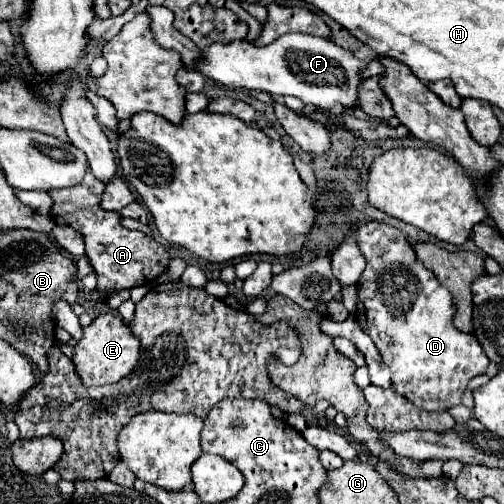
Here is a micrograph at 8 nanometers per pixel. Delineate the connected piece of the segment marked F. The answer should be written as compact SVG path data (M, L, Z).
M289 33L279 39L275 39L267 47L257 47L247 41L233 41L229 45L215 43L203 51L203 57L197 59L197 69L209 77L215 79L217 83L231 87L231 89L257 89L271 93L275 97L285 97L293 95L301 99L305 105L313 105L317 111L333 109L335 105L341 105L345 111L351 111L353 107L359 105L359 87L365 81L361 71L367 67L363 59L357 59L351 51L335 45L329 39L315 37L315 35L305 35L305 33Z

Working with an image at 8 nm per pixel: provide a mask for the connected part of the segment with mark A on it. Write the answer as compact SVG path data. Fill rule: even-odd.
M87 171L81 185L65 191L51 191L49 195L53 199L53 209L51 209L53 221L57 225L69 225L83 235L85 253L95 269L99 291L105 297L109 297L115 291L145 285L147 283L145 273L153 273L153 279L161 275L167 269L171 255L163 249L161 243L155 243L153 239L145 237L145 233L123 227L121 213L101 209L100 201L104 188L101 179L97 179L91 171Z

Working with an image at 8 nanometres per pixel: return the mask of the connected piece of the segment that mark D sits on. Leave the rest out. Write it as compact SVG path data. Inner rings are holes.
M369 221L357 229L357 243L367 259L367 267L357 283L359 303L355 319L361 329L373 339L385 365L391 369L397 393L425 411L447 411L449 407L459 405L469 379L485 373L491 361L487 359L483 347L477 343L475 335L463 333L453 325L455 303L451 291L443 287L423 263L417 261L411 243L399 229Z

